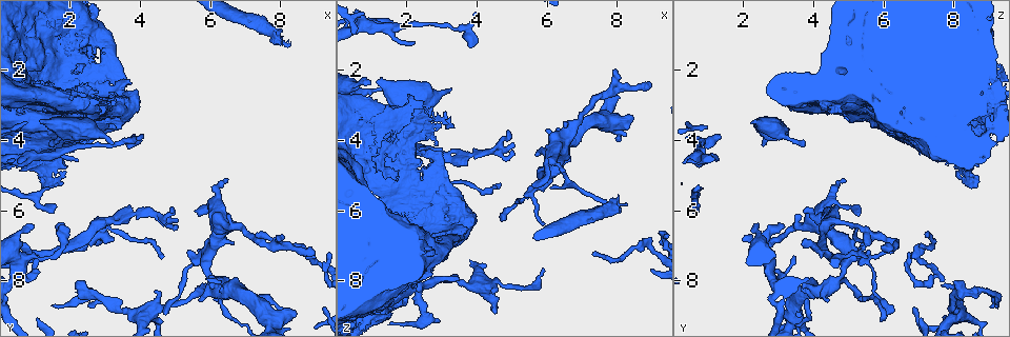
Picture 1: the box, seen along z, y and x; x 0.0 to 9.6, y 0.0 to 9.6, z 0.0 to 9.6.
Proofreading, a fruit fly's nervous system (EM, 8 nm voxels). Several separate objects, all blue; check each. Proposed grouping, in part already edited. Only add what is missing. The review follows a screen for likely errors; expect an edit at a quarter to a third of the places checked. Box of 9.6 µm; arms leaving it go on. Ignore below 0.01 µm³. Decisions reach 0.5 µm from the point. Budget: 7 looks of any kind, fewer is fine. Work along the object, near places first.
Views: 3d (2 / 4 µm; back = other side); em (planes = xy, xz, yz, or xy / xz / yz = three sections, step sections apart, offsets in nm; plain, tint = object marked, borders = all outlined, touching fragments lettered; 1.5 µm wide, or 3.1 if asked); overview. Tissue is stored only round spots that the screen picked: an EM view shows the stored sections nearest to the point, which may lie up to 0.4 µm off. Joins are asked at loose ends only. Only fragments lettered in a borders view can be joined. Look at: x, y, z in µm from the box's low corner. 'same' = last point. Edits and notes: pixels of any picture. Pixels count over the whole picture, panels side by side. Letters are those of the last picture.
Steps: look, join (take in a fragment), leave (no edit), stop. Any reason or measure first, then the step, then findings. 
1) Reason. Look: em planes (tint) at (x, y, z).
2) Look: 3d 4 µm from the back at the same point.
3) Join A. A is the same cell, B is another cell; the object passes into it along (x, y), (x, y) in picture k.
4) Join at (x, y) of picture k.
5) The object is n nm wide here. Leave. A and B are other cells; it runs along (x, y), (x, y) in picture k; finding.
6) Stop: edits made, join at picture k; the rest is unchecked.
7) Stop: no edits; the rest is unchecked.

Free end. Look: em xz step 4 (borders) at (2.25, 4.55, 1.25).

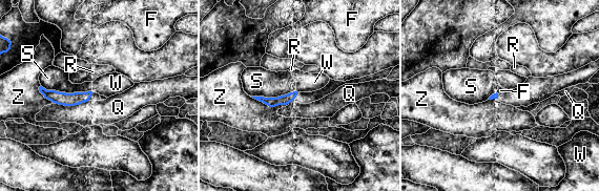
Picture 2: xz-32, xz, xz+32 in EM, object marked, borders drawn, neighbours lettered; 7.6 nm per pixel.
Leave. F, Q, R, S, W and Z are other cells; it runs along (45, 92), (58, 98), (87, 96) in picture 2; no lettered fragment goes on from it.

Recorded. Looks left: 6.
Branch stops here. Look: em planes (tint) at (1.75, 5.10, 8.30).

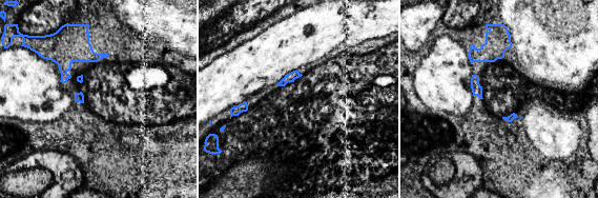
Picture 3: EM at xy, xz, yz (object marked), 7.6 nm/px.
Look: em planes (borders) at the same point.

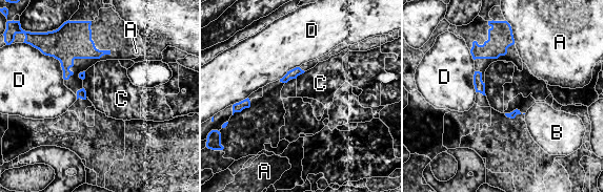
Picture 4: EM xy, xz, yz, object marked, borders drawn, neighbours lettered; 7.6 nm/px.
The longest contact is with D, 340 nm. Leave. A, B, C and D are other cells; no lettered fragment goes on from it.

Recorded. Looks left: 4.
Free end. Look: em planes (borders) at (5.90, 8.15, 7.65).

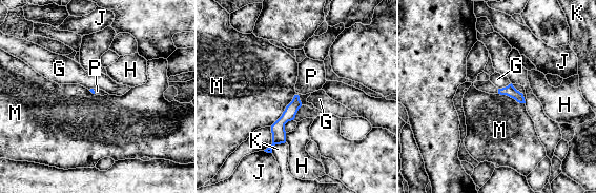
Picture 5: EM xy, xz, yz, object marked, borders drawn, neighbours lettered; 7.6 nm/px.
Join P. P is the same cell, G, H, J, K and M are other cells; the object passes into it along (510, 91), (498, 91), (488, 86) in picture 5; the cell continues.

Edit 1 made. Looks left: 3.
Stop: edits made, join at picture 5; the rest is unchecked.

